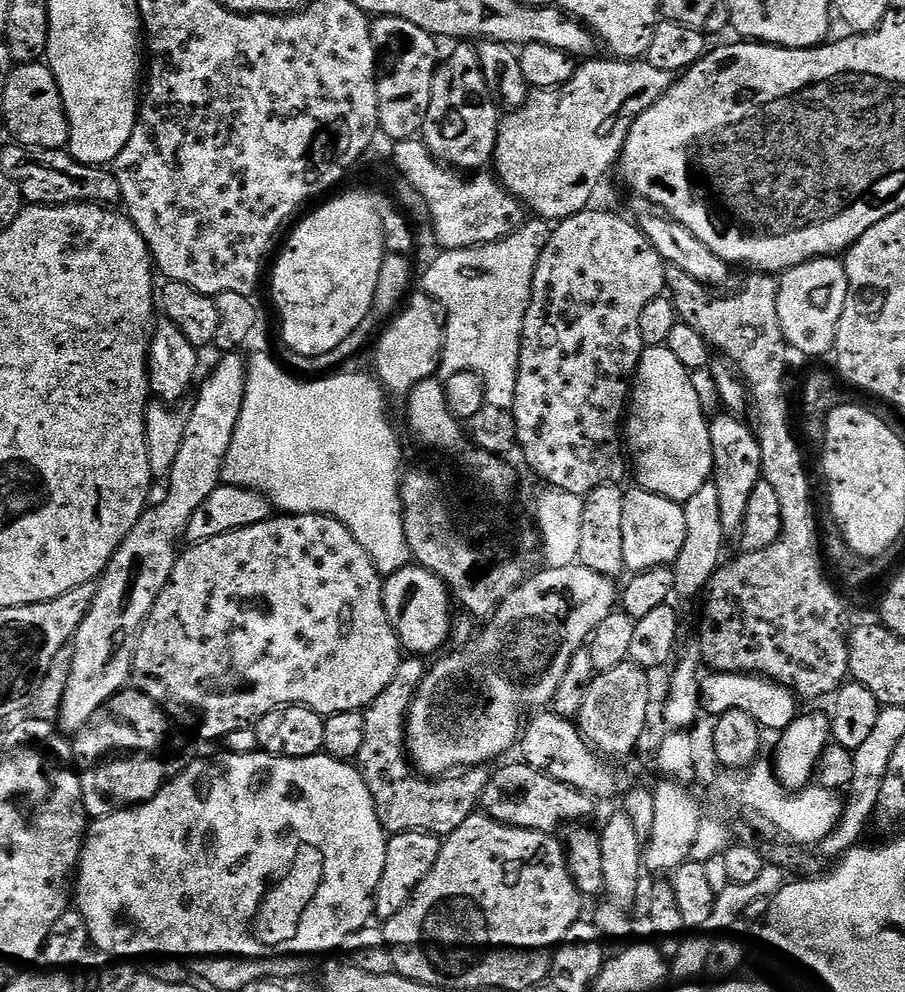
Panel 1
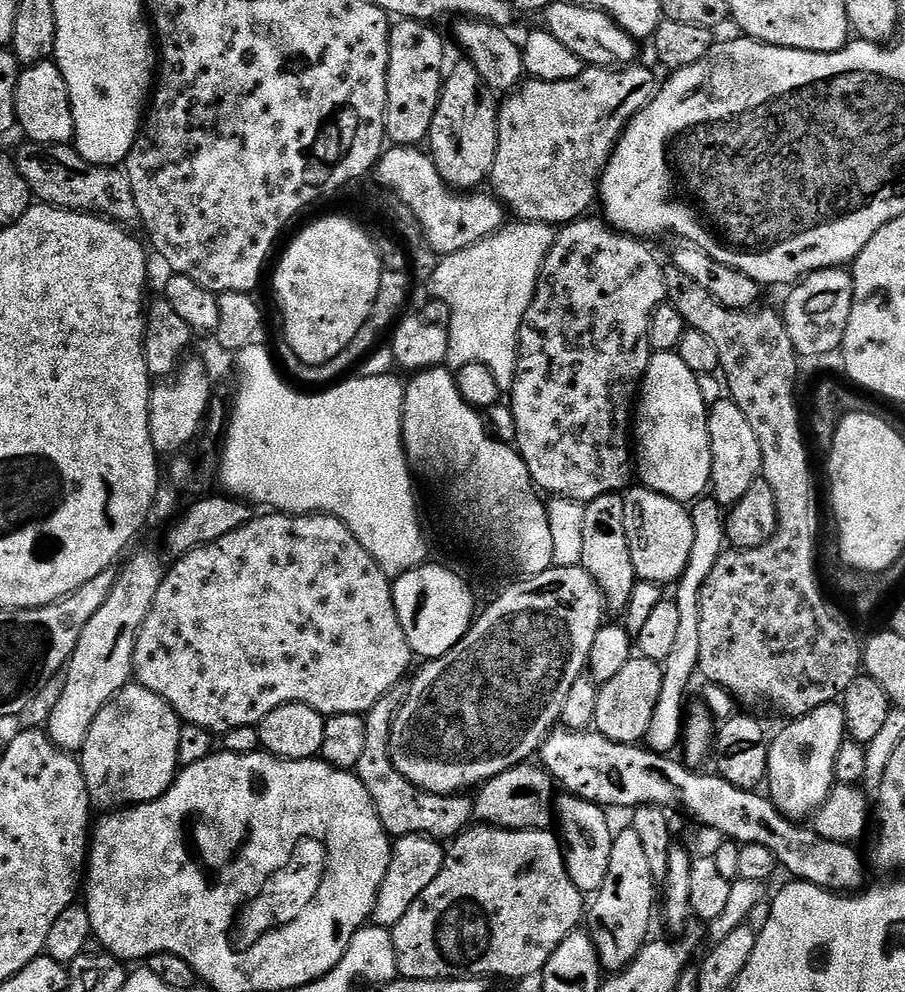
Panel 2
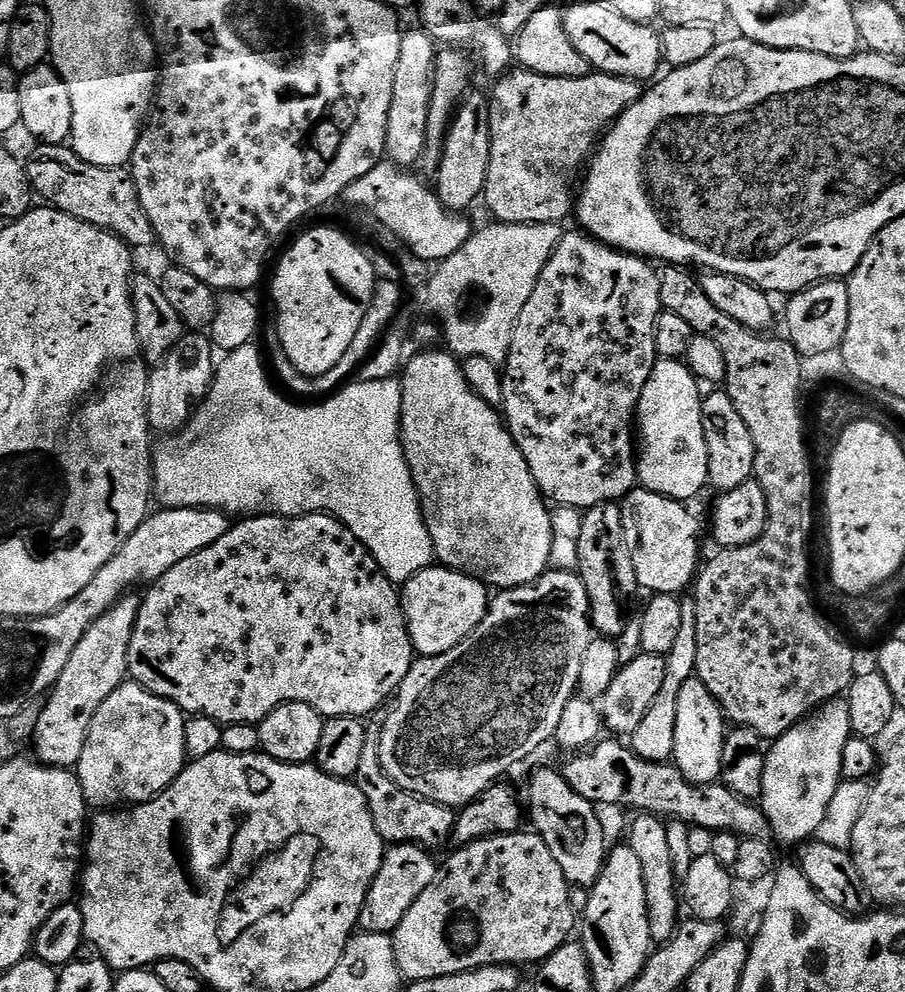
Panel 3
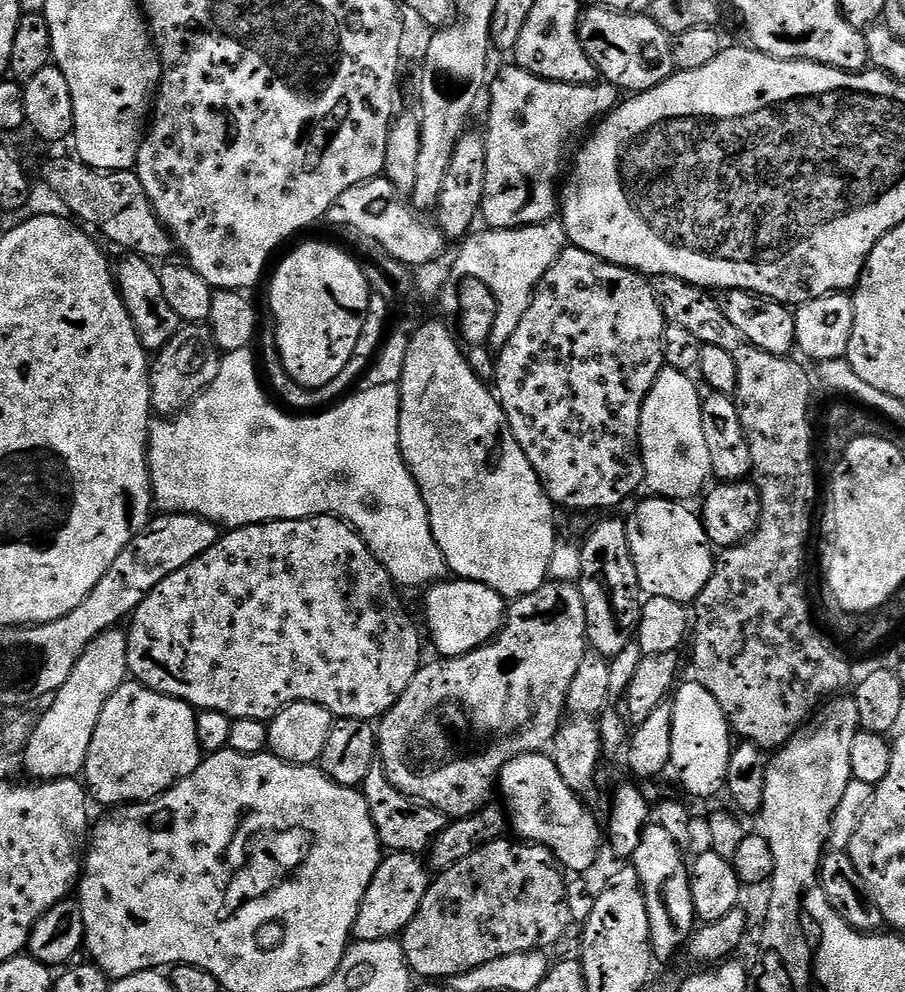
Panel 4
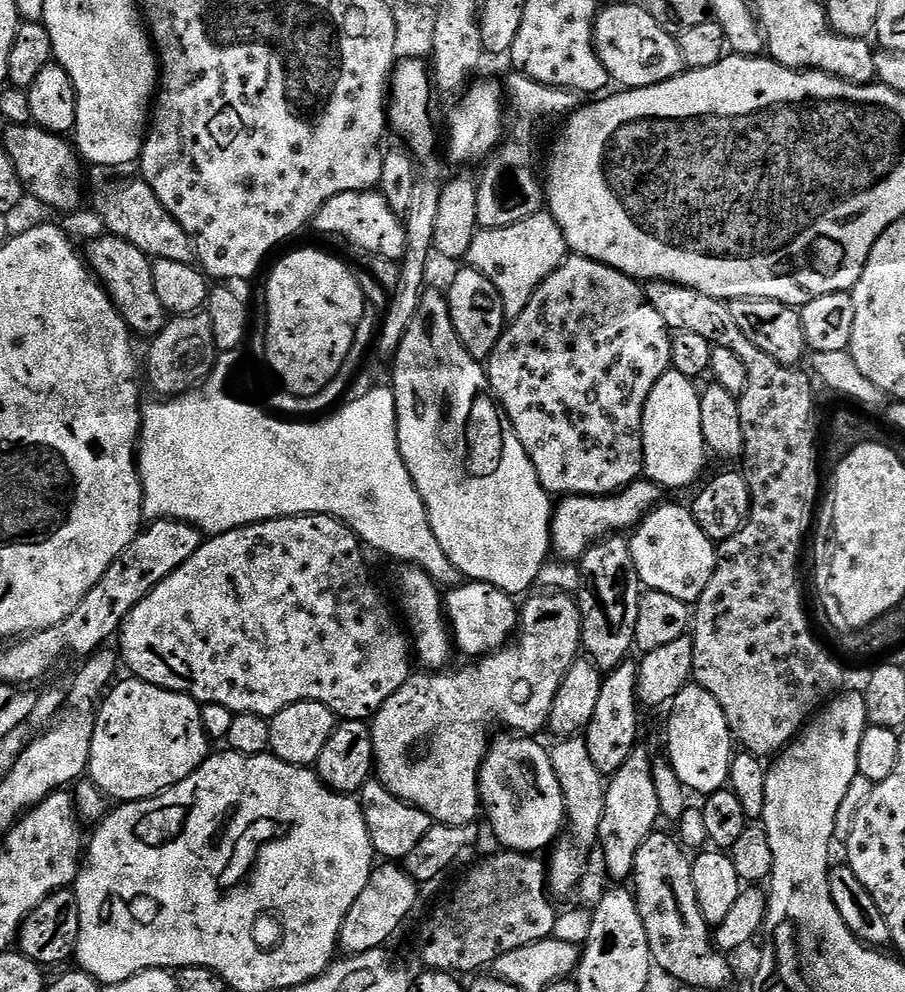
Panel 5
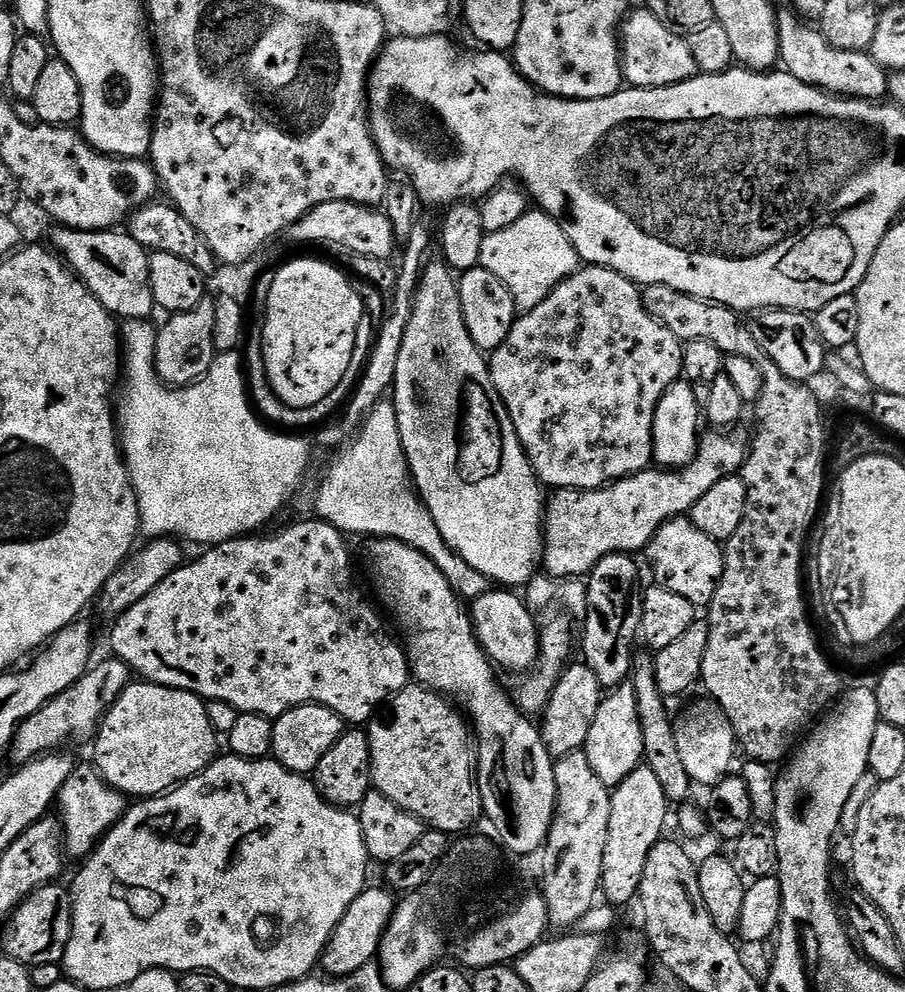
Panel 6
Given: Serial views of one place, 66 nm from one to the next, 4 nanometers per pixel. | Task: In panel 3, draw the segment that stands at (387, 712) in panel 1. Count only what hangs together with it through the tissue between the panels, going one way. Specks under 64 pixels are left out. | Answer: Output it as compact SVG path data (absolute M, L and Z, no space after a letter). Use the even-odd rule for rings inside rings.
M368 739L365 749L362 750L362 762L358 762L354 783L358 790L362 790L370 806L374 830L378 830L385 845L419 844L421 848L436 850L439 844L447 845L451 841L458 815L457 809L444 808L395 784L384 772L380 761L380 746L375 739Z

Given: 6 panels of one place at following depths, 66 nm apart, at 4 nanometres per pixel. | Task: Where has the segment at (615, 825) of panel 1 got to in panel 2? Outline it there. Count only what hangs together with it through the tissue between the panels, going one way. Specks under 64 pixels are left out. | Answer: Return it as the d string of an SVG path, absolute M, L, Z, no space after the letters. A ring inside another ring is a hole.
M624 826L612 837L610 866L603 873L600 890L593 899L596 901L591 901L586 912L586 931L594 942L594 950L598 950L600 967L605 973L621 972L644 949L650 936L652 903L658 900L652 883L654 877L650 862L646 862L646 850L642 850L642 838L631 826Z

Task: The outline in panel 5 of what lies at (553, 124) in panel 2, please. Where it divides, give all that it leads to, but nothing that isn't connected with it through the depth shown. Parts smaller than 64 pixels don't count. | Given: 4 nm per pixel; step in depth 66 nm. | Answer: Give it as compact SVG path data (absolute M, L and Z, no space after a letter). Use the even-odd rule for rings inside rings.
M515 70L509 71L506 83L506 100L510 112L516 117L510 120L510 136L492 153L483 165L484 177L478 183L478 222L481 229L514 226L514 222L522 222L534 214L538 214L546 204L546 184L536 173L536 148L532 145L532 135L536 132L536 124L548 120L551 116L567 117L581 107L582 100L569 88L546 86L534 78Z

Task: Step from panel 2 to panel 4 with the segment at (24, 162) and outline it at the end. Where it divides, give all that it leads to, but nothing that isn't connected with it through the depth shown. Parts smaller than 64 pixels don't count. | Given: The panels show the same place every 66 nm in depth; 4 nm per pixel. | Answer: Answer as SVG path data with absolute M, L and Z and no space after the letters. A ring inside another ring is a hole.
M69 154L46 161L42 180L66 202L69 213L81 216L78 218L85 225L96 226L101 237L105 236L110 243L125 248L125 253L141 256L144 260L164 262L171 257L168 256L171 252L177 251L176 241L158 218L150 198L146 198L146 190L142 190L136 171L103 172Z

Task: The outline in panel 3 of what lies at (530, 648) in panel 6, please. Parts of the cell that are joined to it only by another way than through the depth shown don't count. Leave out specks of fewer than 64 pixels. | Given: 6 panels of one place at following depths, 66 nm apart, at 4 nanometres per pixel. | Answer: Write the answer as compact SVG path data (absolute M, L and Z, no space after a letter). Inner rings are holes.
M433 566L423 568L402 585L402 603L413 649L420 656L437 656L454 650L482 622L488 613L490 589L465 572Z

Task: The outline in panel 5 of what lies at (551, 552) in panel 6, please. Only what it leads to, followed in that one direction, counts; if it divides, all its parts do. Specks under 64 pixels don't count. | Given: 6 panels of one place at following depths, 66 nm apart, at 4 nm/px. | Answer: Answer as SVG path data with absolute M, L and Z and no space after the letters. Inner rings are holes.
M647 478L635 480L621 492L610 496L565 496L555 505L552 513L552 548L561 561L579 562L590 550L606 536L627 533L635 530L651 514L653 508L661 503L662 492Z

